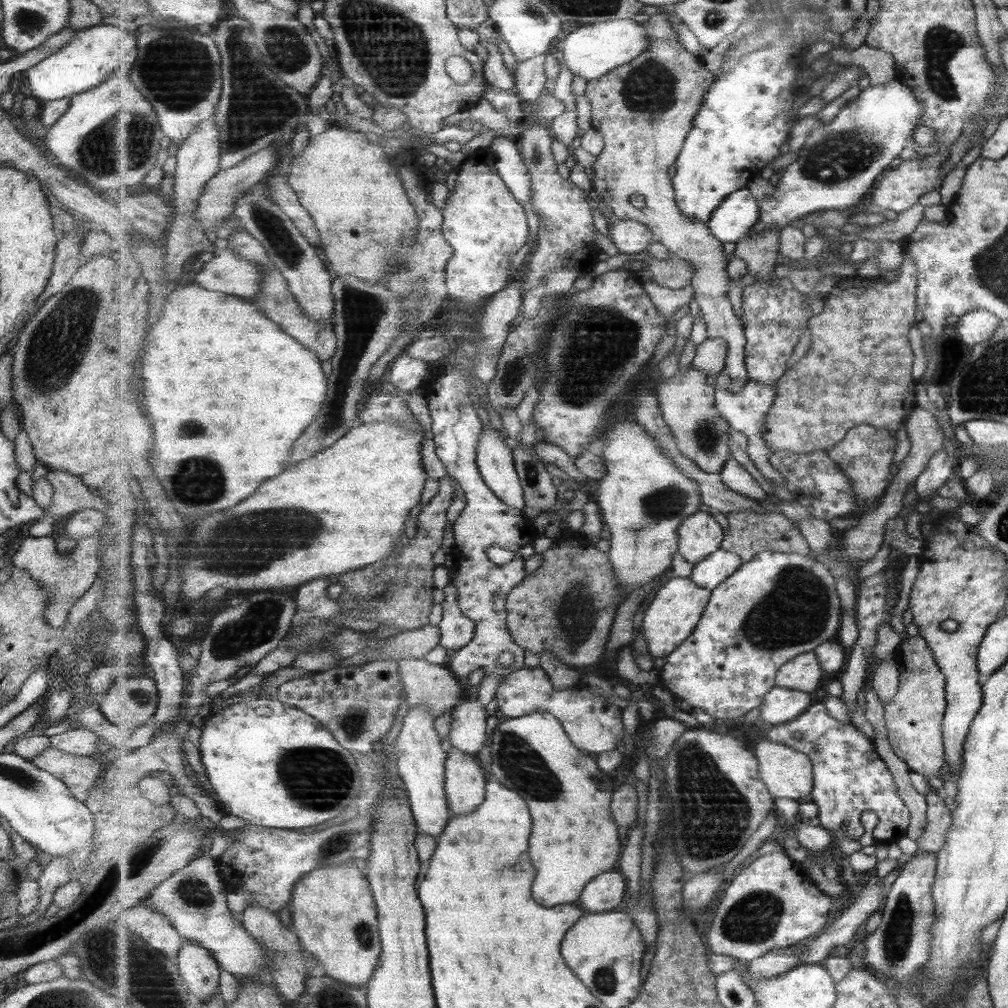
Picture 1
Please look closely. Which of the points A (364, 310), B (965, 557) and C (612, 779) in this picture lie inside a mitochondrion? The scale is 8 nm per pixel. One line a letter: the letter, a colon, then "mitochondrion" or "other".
A: mitochondrion
B: other
C: other

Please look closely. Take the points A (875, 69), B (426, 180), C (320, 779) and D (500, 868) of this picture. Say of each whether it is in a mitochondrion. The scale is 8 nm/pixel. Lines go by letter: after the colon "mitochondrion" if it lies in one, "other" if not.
A: other
B: other
C: mitochondrion
D: mitochondrion

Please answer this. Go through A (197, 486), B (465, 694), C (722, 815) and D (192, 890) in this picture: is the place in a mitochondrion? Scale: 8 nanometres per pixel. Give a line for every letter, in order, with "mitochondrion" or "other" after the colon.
A: mitochondrion
B: other
C: mitochondrion
D: mitochondrion

